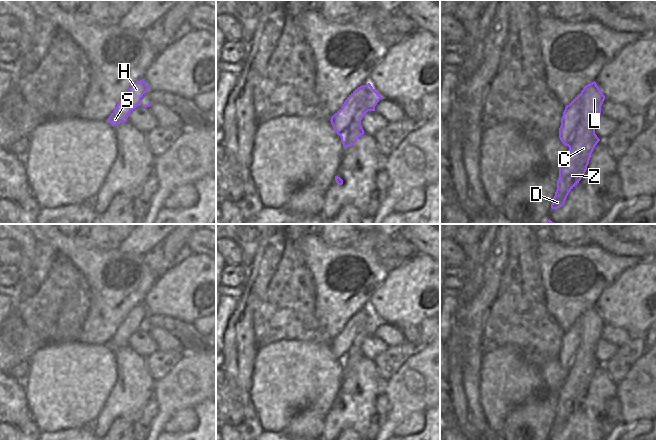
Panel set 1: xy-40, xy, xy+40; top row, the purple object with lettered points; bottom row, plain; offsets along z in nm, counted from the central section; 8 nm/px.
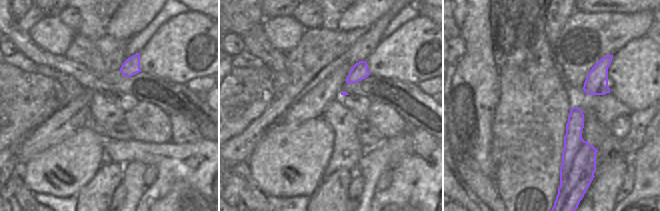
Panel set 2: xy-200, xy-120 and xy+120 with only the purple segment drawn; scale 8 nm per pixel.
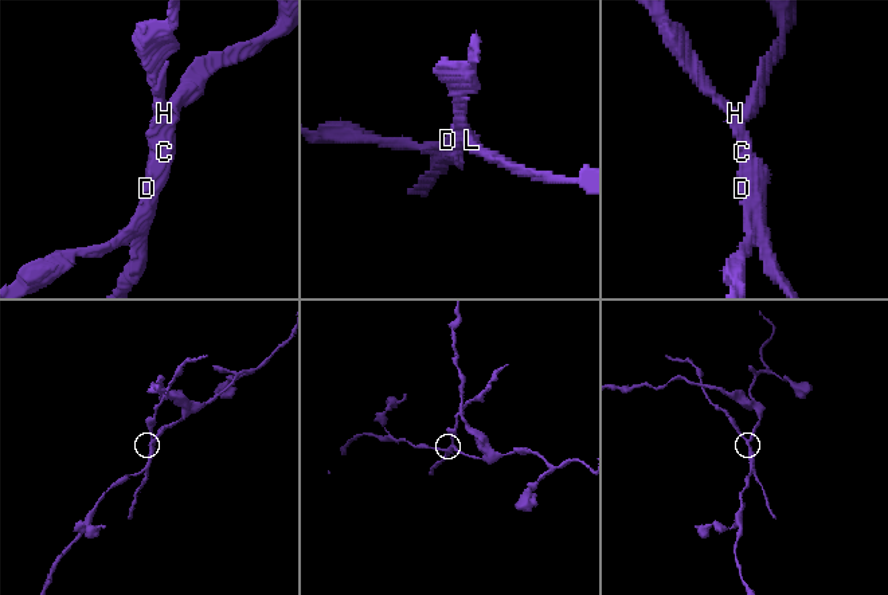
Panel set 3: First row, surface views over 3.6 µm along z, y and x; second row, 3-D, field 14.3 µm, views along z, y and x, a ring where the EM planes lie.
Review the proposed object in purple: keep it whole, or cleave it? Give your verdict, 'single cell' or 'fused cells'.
fused cells

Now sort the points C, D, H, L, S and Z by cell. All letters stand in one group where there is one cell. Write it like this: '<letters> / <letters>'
C D L Z / H S

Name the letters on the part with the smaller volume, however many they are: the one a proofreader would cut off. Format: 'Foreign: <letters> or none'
Foreign: H, S

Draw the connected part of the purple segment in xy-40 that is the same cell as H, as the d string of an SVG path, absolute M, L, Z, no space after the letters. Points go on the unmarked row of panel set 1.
M142 303L131 309L125 320L119 325L115 334L108 342L108 346L114 351L127 345L129 338L141 329L141 322L148 314L148 310Z

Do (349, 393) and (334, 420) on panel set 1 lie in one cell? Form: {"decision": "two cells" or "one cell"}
{"decision": "one cell"}

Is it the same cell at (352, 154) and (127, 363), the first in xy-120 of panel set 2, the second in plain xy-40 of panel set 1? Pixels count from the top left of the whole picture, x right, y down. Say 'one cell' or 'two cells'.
one cell

